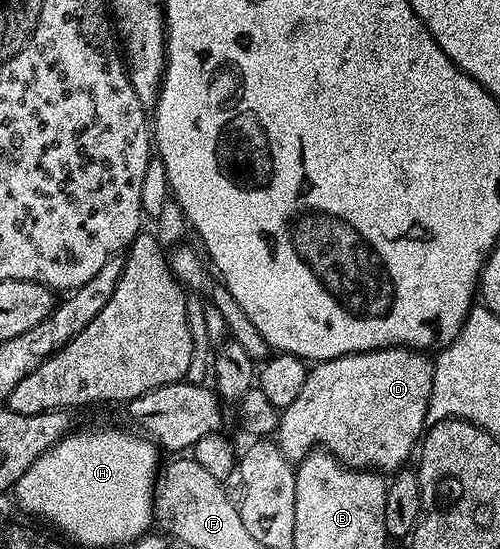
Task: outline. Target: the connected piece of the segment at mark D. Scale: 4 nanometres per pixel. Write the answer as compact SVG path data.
M390 347L388 349L376 349L375 351L367 351L366 353L348 353L342 357L336 357L330 361L316 362L308 370L305 376L303 388L299 391L299 395L295 395L295 399L289 406L281 410L281 421L277 425L275 440L277 446L283 451L283 455L294 463L303 460L308 453L320 447L326 453L336 457L342 465L348 465L350 469L372 469L374 471L396 471L406 464L405 461L409 456L414 456L415 450L418 448L419 442L422 440L423 434L427 428L425 416L427 415L427 407L431 399L431 383L433 382L433 361L430 360L424 352L416 349L406 349L404 347Z

